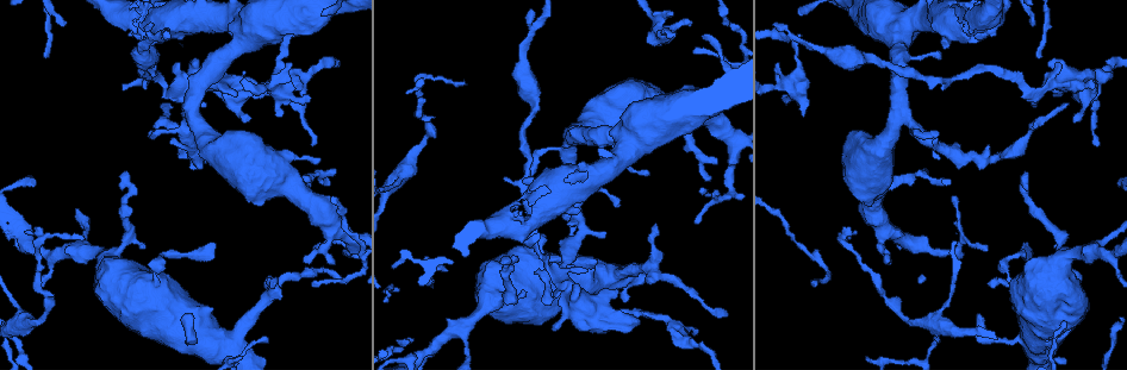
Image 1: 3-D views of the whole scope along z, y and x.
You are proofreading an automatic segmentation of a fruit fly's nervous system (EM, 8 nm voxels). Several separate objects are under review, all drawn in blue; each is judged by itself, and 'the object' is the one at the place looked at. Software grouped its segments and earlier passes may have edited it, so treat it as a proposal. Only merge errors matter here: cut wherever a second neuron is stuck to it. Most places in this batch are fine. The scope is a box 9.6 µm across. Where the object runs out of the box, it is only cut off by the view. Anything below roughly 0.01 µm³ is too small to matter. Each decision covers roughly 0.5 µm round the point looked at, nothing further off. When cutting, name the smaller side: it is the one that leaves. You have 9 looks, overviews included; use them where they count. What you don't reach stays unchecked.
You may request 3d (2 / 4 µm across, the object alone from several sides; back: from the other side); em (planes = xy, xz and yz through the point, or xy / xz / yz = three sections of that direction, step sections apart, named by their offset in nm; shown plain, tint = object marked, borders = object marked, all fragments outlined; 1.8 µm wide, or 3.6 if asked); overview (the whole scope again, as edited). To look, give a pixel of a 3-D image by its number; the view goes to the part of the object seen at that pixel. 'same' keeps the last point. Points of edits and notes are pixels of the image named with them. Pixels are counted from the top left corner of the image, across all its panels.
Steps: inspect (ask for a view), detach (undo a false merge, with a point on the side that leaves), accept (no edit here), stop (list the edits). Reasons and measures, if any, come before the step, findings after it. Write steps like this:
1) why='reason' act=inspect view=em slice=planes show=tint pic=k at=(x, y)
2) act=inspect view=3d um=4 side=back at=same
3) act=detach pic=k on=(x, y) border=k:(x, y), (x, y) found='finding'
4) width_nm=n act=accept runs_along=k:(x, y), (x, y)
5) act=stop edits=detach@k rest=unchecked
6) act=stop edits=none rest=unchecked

why='thick turns thin' act=inspect view=3d um=2 side=back pic=1 at=(655, 32)

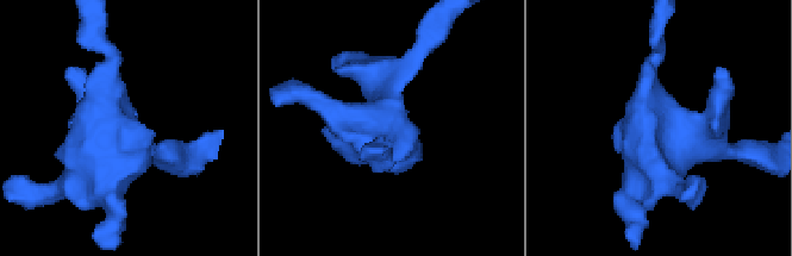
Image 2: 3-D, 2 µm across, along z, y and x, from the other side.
why='now the EM' act=inspect view=em slice=yz step=4 show=tint pic=2 at=(118, 149)

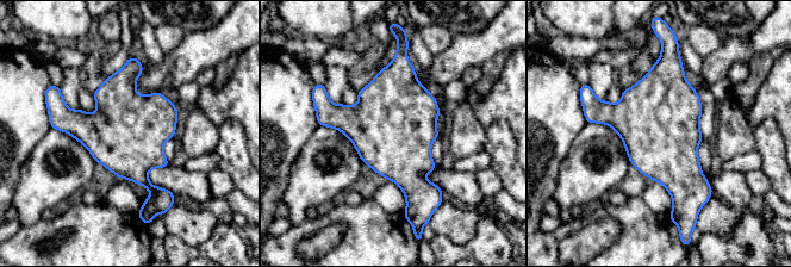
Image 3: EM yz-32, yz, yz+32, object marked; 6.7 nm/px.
act=accept found='continuous, no second neuron'

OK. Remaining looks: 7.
why='abrupt turn' act=inspect view=em um=3.6 slice=xy step=4 show=tint pic=1 at=(141, 8)

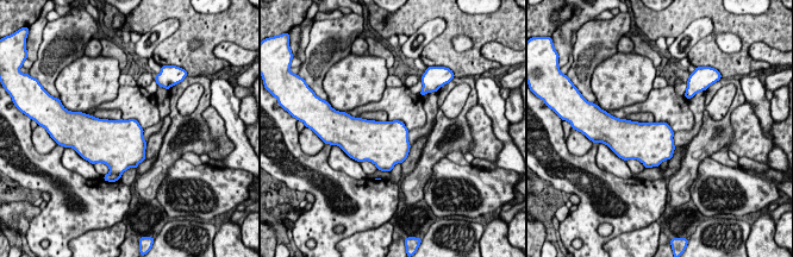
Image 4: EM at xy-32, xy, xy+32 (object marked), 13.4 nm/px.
act=accept found='continuous, no second neuron'

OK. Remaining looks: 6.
why='touches itself' act=inspect view=em um=3.6 slice=xz step=16 show=tint pic=1 at=(537, 294)

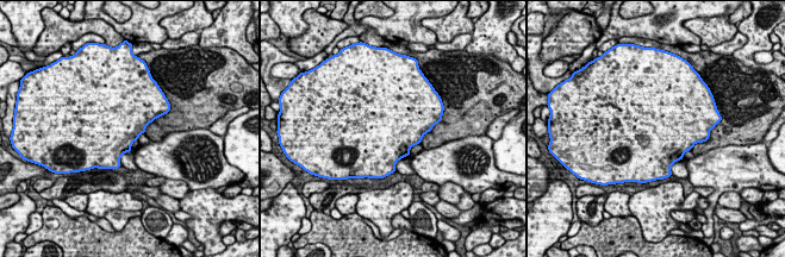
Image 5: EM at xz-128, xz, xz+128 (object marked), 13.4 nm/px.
act=inspect view=em um=3.6 slice=planes show=tint at=same

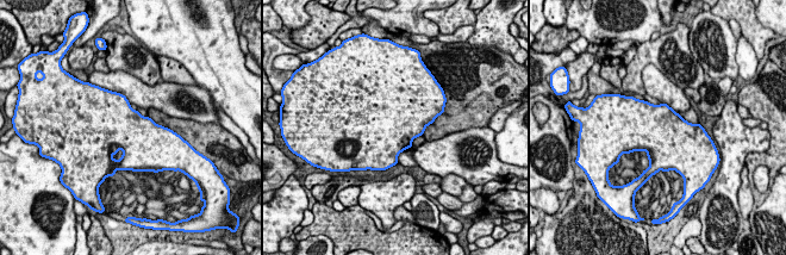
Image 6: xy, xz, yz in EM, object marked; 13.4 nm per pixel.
act=accept found='one neuron here'

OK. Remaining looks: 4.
why='sharp bend' act=inspect view=em slice=planes show=plain pic=1 at=(421, 80)

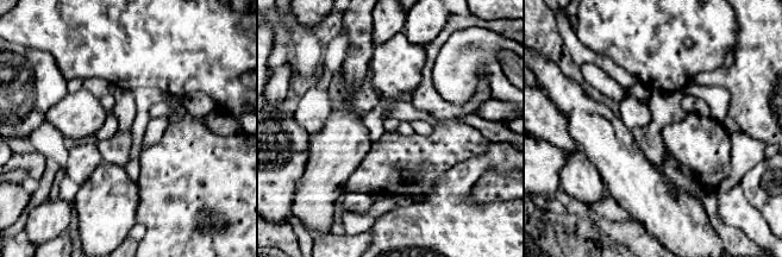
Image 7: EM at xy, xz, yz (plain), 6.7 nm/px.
act=inspect view=em slice=planes show=tint at=same

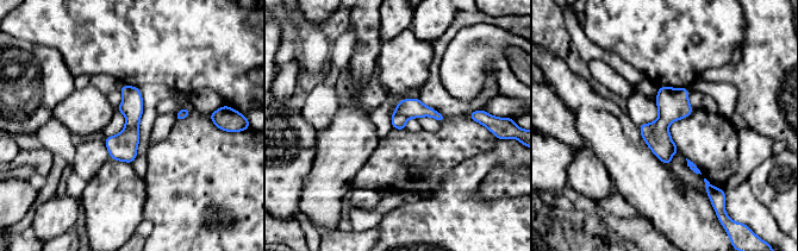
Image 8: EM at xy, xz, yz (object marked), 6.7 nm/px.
act=accept runs_along=8:(124, 88), (131, 95), (130, 158) found='one neuron here'

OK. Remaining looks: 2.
act=stop edits=none rest=unchecked

